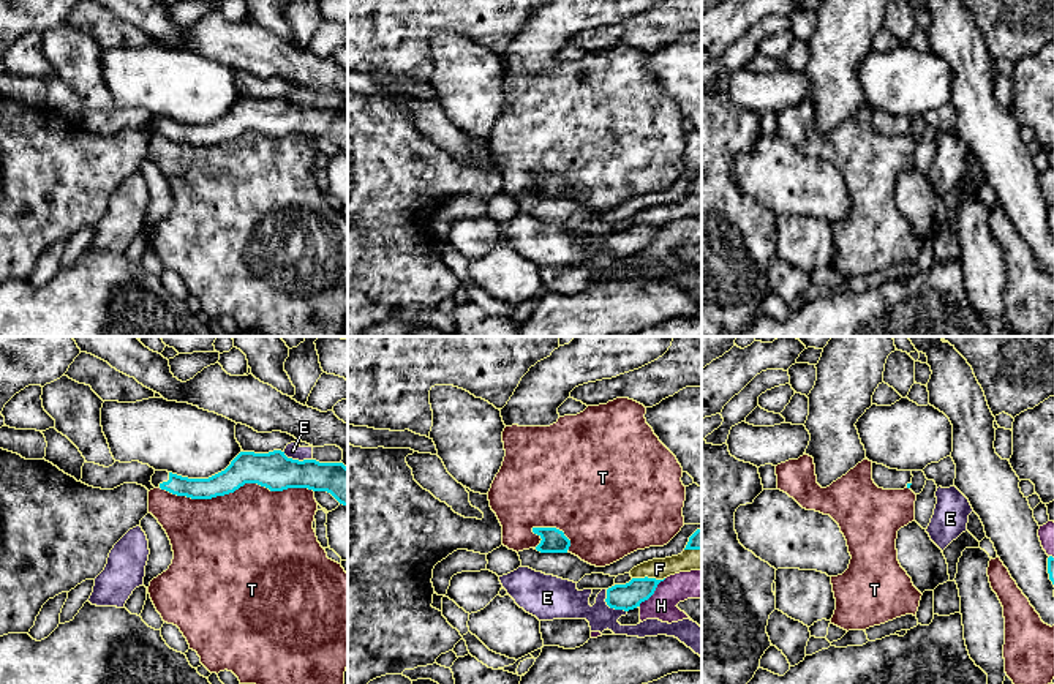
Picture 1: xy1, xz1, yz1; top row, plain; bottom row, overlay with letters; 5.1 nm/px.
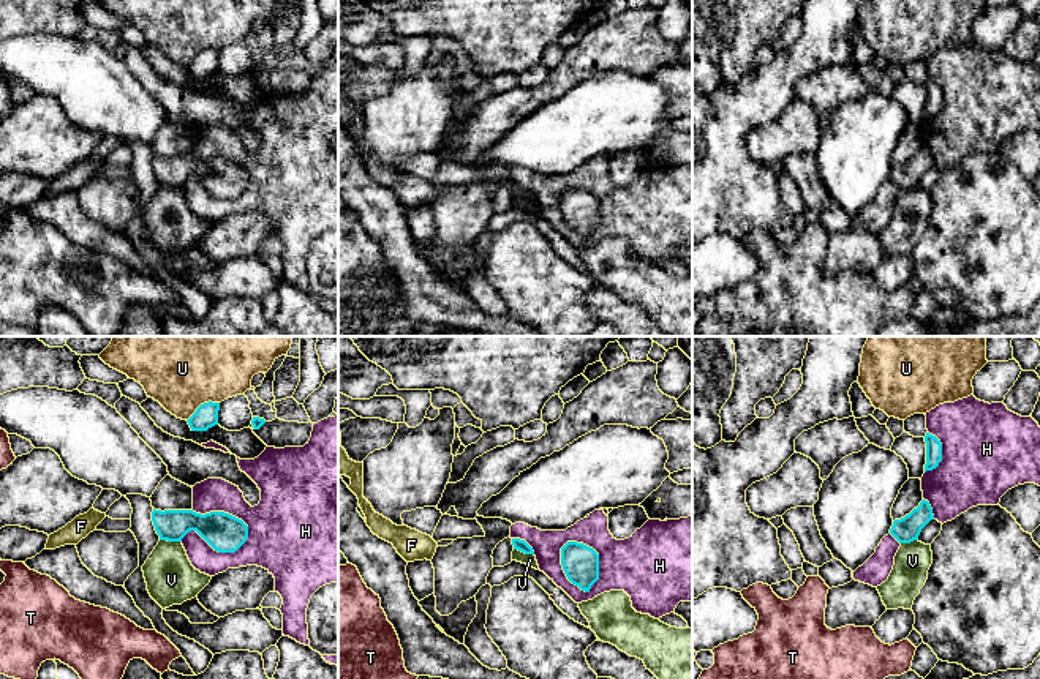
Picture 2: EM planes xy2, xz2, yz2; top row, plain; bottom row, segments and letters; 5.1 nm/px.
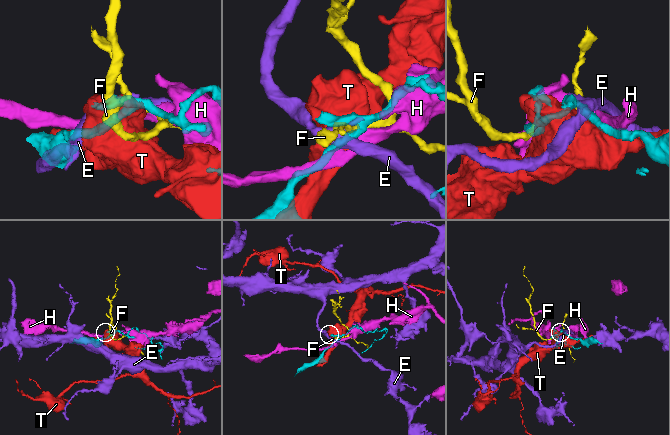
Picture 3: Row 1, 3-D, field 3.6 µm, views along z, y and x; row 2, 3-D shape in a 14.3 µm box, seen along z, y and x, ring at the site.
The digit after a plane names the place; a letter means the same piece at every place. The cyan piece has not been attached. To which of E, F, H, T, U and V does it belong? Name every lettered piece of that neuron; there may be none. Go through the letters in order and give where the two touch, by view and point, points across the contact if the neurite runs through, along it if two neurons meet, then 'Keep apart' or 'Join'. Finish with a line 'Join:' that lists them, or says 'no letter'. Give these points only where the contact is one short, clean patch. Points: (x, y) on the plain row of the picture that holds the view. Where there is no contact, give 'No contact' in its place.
E: Touches cyan at xz1 (610, 253). Keep apart
F: Touches cyan at xz1 (647, 223). Keep apart
H: Touches cyan at xy2 (220, 198). Keep apart
T: Touches cyan at xy1 (237, 135). Keep apart
U: Touches cyan at xy2 (201, 51). Keep apart
V: Touches cyan at xy2 (171, 187). Boundary: xy2 (160, 185), (180, 188). Keep apart
Join: no letter

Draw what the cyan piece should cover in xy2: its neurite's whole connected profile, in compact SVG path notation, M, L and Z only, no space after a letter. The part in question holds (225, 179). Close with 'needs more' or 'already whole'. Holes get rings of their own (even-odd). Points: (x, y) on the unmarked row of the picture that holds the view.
M153 155L152 167L160 186L182 188L190 177L196 177L218 199L234 199L248 185L248 172L224 158L201 161L193 156Z | already whole

